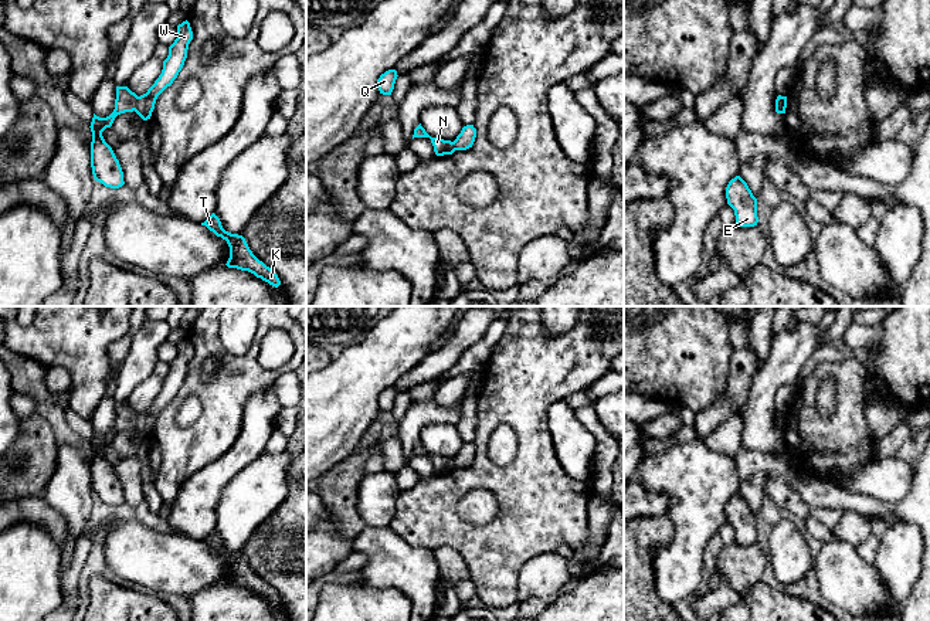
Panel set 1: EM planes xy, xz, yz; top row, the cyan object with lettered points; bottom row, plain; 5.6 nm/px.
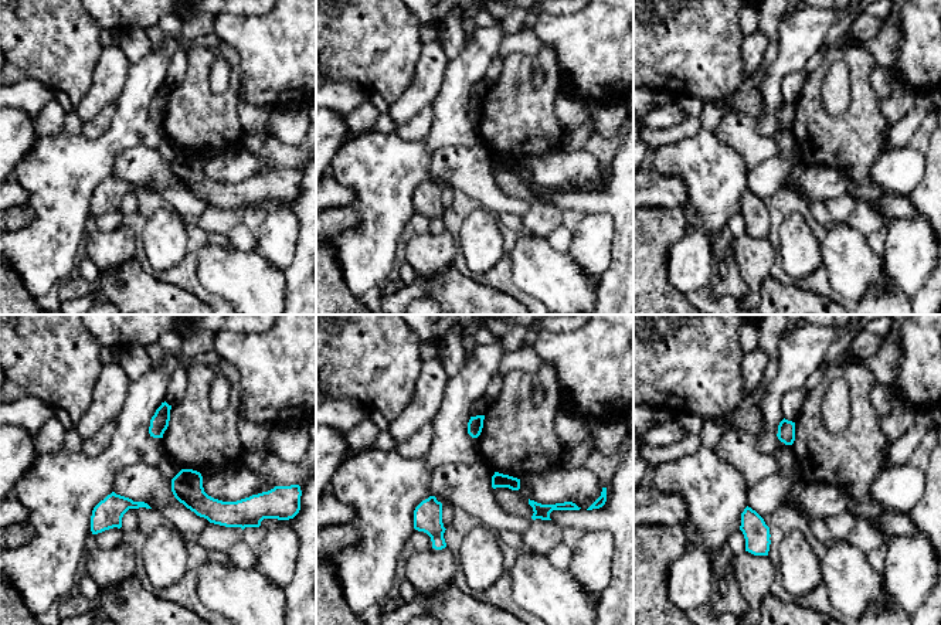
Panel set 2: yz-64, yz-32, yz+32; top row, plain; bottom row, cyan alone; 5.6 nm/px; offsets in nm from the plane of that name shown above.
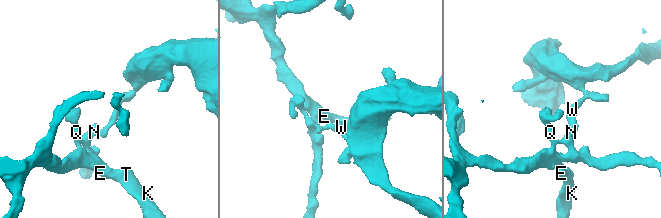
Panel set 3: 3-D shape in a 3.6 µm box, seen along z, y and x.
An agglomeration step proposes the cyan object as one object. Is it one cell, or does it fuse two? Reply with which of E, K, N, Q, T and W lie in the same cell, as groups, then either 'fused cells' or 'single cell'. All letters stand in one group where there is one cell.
E K N Q T / W | fused cells

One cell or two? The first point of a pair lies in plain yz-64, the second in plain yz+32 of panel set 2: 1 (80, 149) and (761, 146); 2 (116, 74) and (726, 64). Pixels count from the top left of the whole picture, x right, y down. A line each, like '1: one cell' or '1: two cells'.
1: two cells
2: two cells

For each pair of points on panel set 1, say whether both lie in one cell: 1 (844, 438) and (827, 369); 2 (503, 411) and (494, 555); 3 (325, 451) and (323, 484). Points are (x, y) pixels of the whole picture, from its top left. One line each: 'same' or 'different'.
1: same
2: same
3: different

